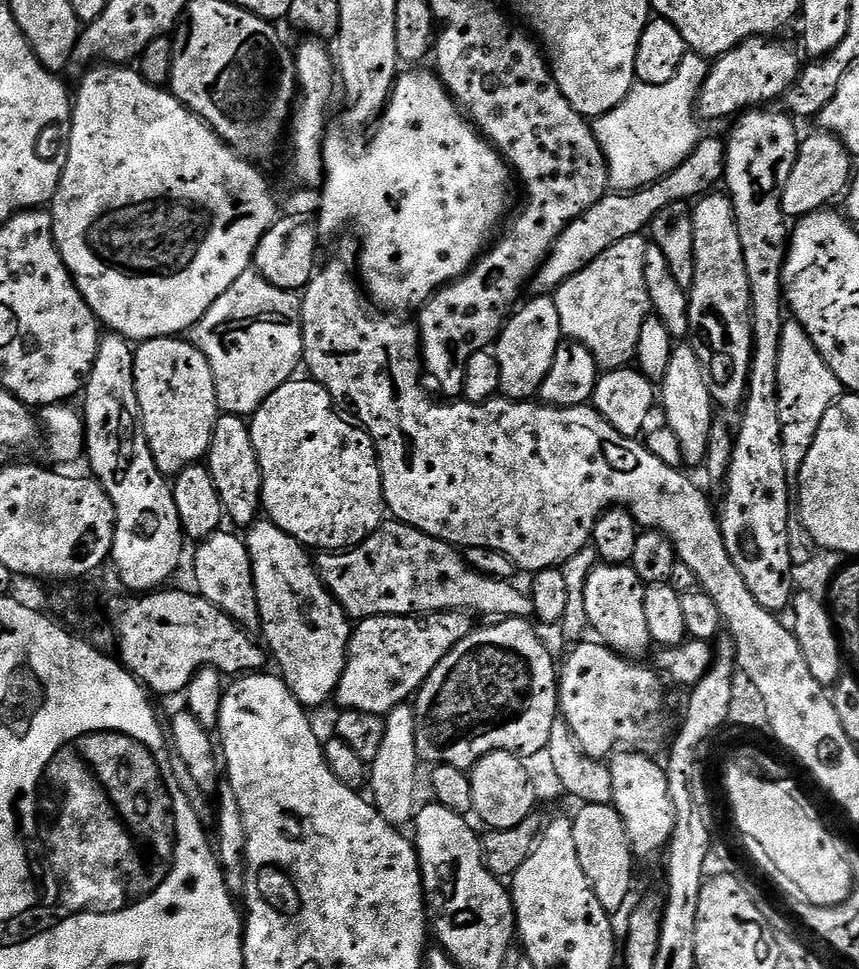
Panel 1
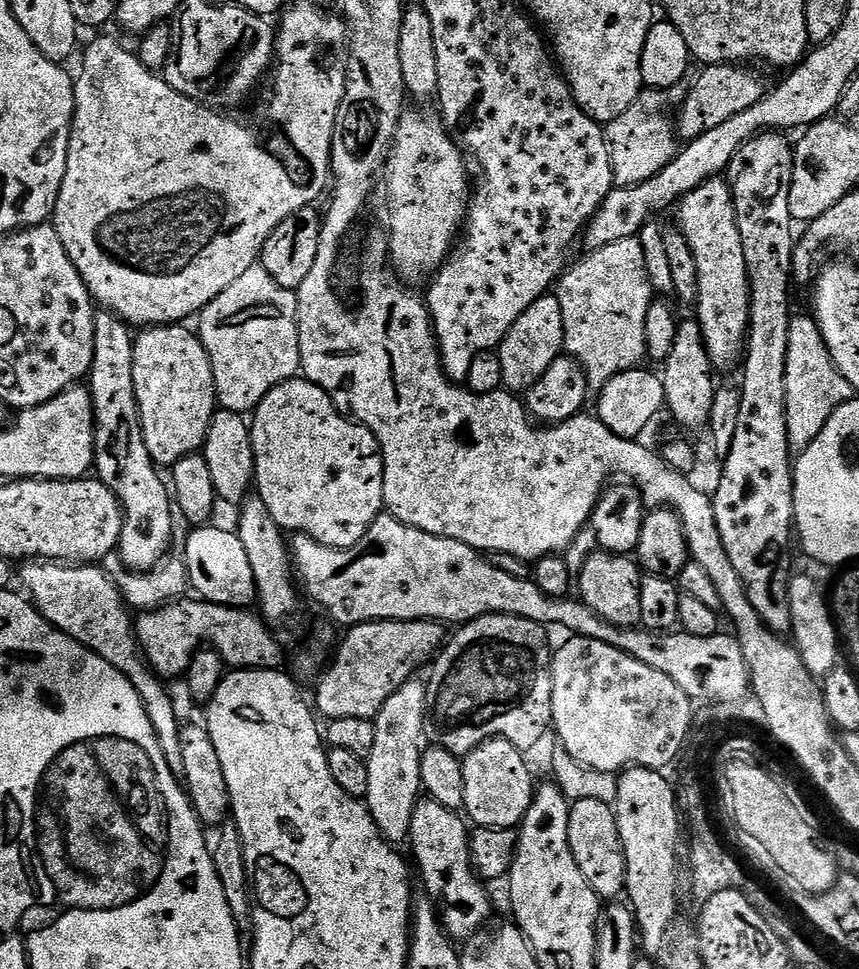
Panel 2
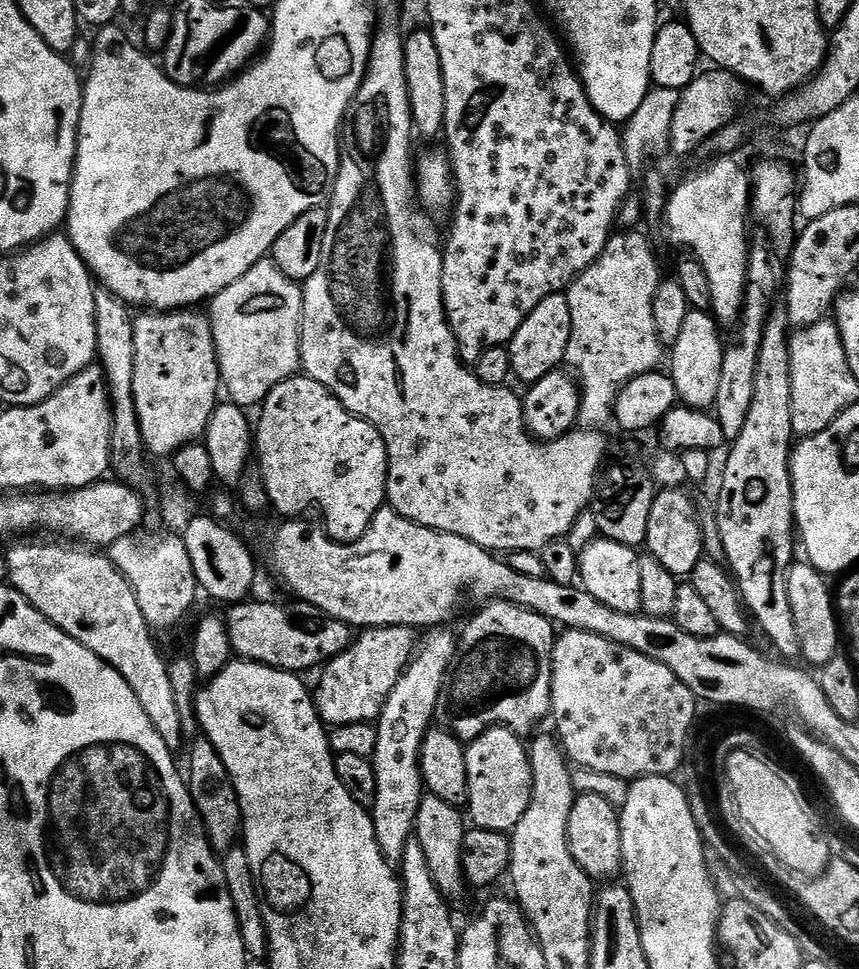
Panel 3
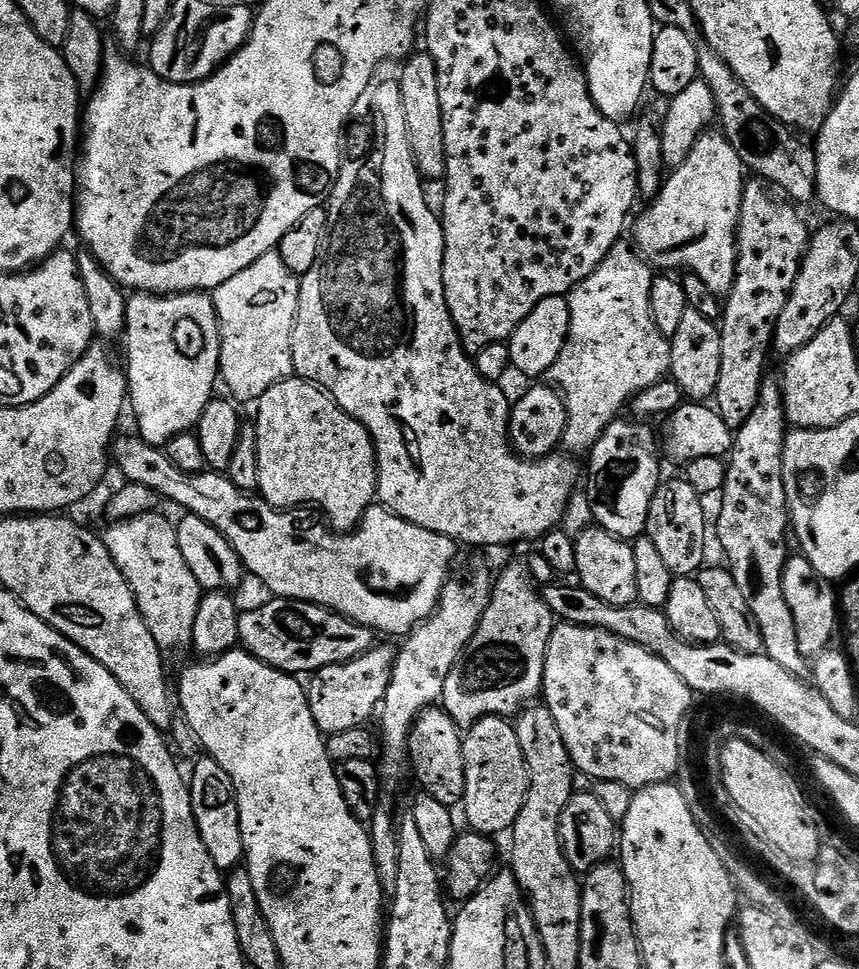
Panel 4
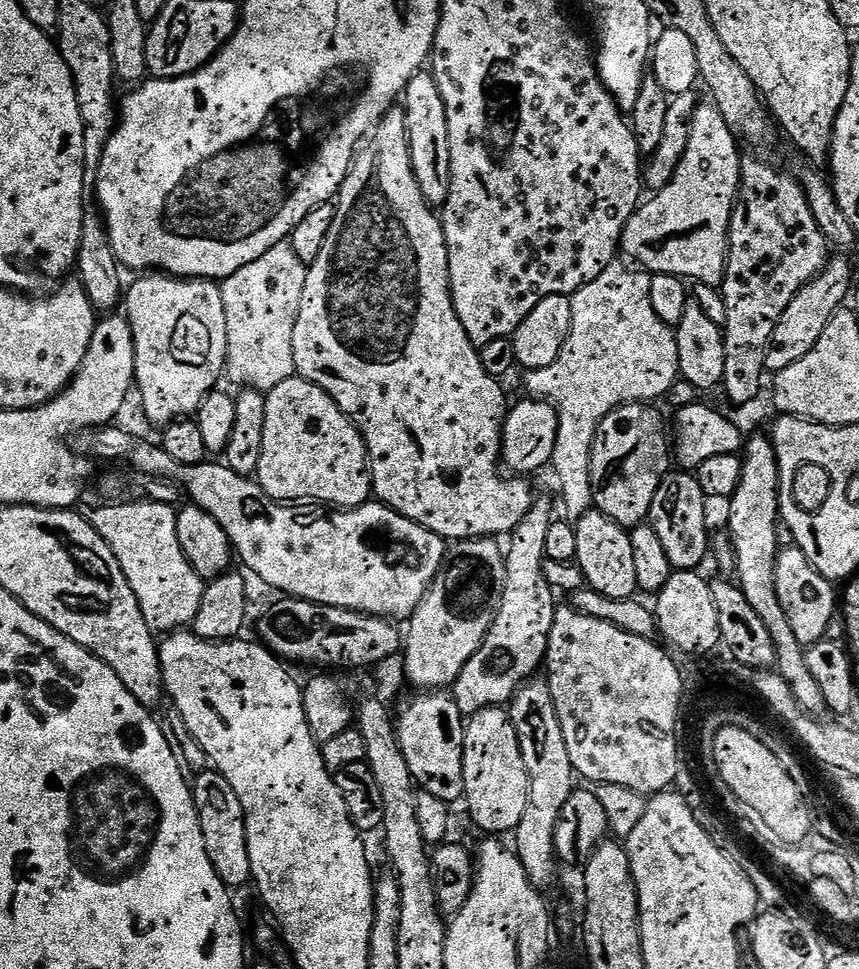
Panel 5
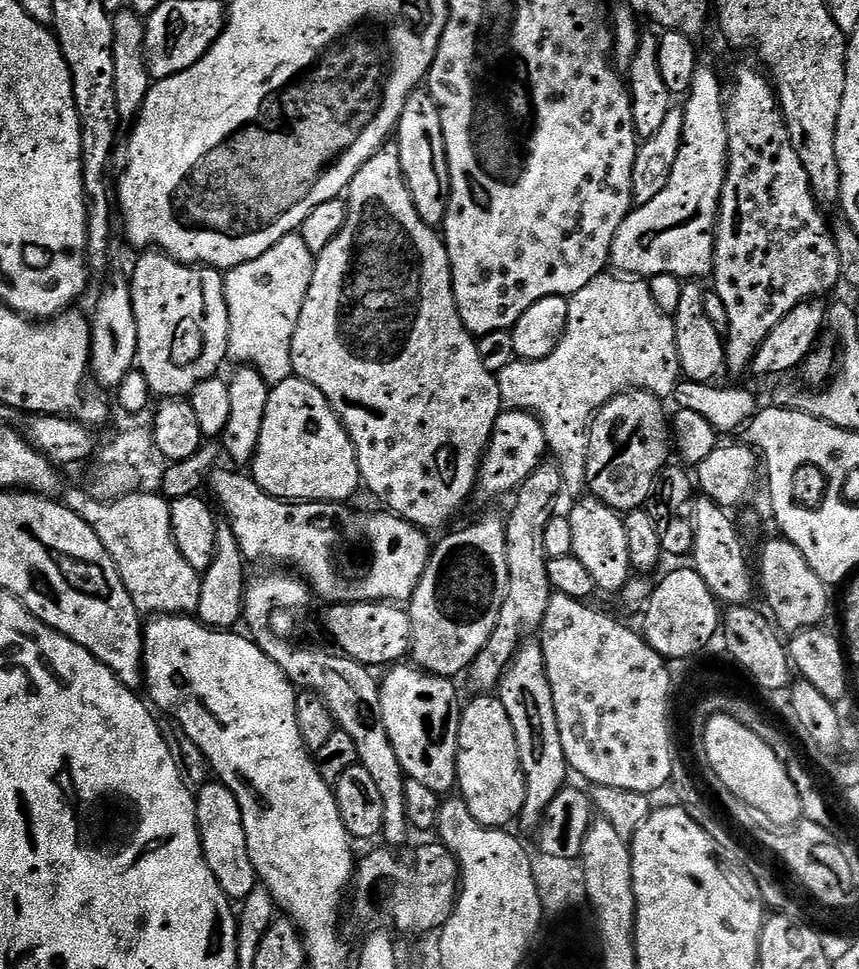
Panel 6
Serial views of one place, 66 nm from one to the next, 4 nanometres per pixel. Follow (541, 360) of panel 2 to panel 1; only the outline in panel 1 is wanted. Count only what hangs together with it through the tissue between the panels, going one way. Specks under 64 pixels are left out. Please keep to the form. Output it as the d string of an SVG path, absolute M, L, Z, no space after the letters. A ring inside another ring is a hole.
M536 294L531 298L529 304L521 303L515 309L494 345L500 367L500 392L509 400L521 402L531 401L539 393L546 374L550 374L550 366L554 366L554 354L562 343L555 299L548 294Z

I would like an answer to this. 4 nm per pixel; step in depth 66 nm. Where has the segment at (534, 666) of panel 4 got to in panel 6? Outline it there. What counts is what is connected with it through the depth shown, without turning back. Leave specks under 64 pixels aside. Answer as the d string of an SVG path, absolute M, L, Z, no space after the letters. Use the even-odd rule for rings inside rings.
M545 462L526 478L526 482L515 493L516 505L512 508L512 517L507 517L508 530L508 593L506 602L502 602L502 614L498 618L498 626L486 642L486 646L478 654L472 664L470 677L477 684L477 689L492 690L499 685L500 679L508 670L508 665L516 657L526 637L524 632L539 629L546 614L546 606L550 606L550 598L554 594L550 577L547 574L549 562L546 554L546 522L557 511L556 499L565 495L564 479L555 463Z

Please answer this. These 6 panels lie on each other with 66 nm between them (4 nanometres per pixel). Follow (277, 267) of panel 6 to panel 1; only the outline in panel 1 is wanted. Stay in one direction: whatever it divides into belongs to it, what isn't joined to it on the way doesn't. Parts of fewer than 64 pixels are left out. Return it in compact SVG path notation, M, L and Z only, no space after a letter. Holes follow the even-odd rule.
M249 270L196 323L194 343L198 350L202 350L202 354L206 354L206 362L210 362L221 413L251 417L253 412L260 409L262 402L266 402L274 390L278 390L278 386L297 375L296 367L299 369L304 359L300 302L301 297L297 293L282 290L266 282L266 278L262 278L259 272Z

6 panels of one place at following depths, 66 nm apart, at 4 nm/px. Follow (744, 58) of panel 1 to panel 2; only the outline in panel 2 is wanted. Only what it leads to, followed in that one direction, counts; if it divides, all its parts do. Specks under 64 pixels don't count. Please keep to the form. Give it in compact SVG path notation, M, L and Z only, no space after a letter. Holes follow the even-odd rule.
M710 64L703 69L704 73L687 89L686 95L678 108L678 119L674 127L681 141L687 142L702 138L714 126L734 118L734 114L742 114L742 110L750 110L754 102L764 97L766 85L751 72L751 67L740 64Z

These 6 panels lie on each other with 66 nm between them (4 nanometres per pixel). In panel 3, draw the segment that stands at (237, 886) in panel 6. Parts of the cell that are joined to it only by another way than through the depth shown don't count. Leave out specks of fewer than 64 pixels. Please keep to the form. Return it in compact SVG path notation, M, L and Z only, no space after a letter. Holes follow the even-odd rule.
M199 738L192 744L192 749L188 752L188 772L186 768L186 779L188 789L192 795L192 801L196 807L196 812L200 816L200 821L204 823L204 832L208 836L208 841L212 843L213 849L217 853L224 854L228 849L237 843L238 837L242 832L242 821L240 819L240 799L234 790L234 782L214 746L207 738Z

